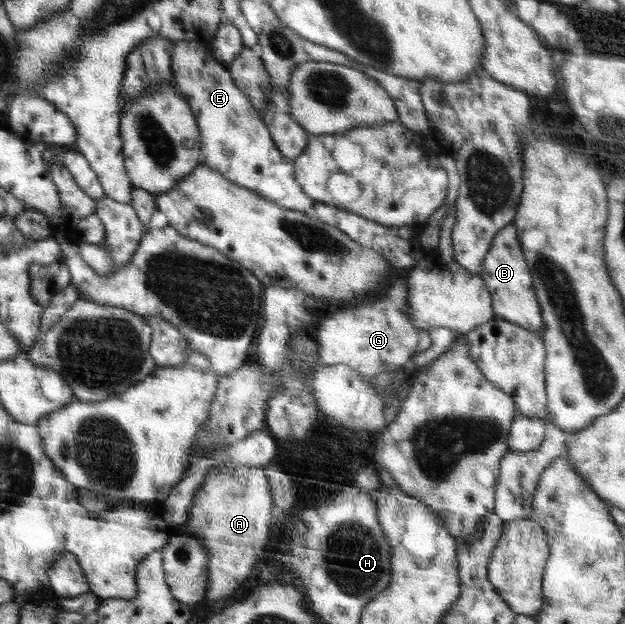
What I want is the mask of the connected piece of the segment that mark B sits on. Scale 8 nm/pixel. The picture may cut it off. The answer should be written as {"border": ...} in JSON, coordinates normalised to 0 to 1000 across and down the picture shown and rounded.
{"border":[[[821,357],[806,362],[790,378],[784,399],[776,409],[768,444],[784,468],[792,505],[845,530],[864,530],[867,538],[872,524],[867,495],[851,457],[851,439],[827,381],[827,364]]]}

